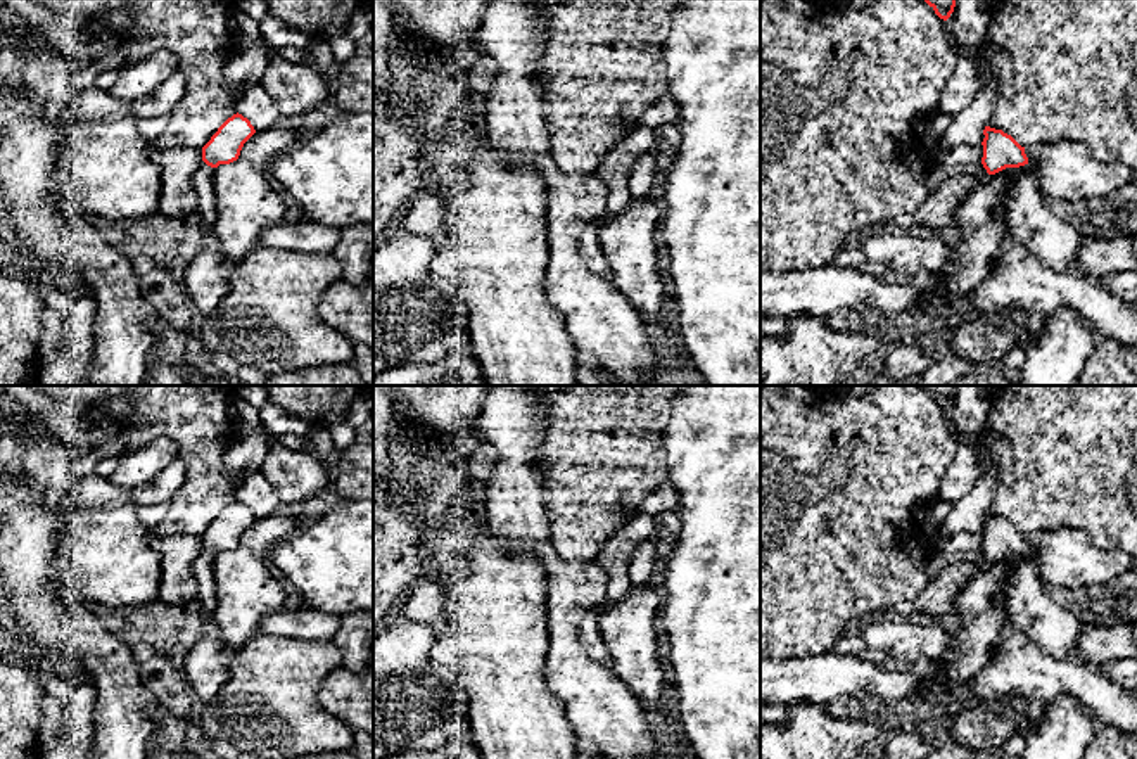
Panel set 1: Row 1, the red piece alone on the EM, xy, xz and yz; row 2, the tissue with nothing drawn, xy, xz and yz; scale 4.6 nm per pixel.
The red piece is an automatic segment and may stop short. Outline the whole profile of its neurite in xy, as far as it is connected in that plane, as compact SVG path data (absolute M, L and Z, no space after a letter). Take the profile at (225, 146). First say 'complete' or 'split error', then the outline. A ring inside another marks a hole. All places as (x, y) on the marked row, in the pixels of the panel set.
split error; M242 114L228 118L211 140L202 147L202 164L194 175L197 194L195 218L202 223L204 235L211 242L216 223L214 169L238 159L244 144L256 133L254 126Z

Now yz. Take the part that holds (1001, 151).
split error; M985 126L983 135L981 164L987 173L1018 171L1006 197L1009 240L1023 244L1056 271L1077 271L1083 237L1045 206L1037 175L1026 169L1025 147L1002 130Z

